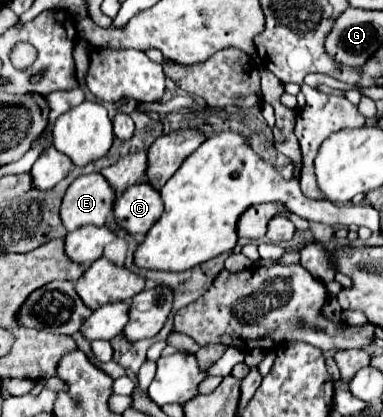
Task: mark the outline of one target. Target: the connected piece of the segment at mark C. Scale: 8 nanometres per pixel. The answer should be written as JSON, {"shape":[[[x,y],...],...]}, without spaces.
{"shape":[[[148,182],[130,186],[114,204],[116,222],[130,234],[146,234],[160,220],[162,212],[162,196]]]}

